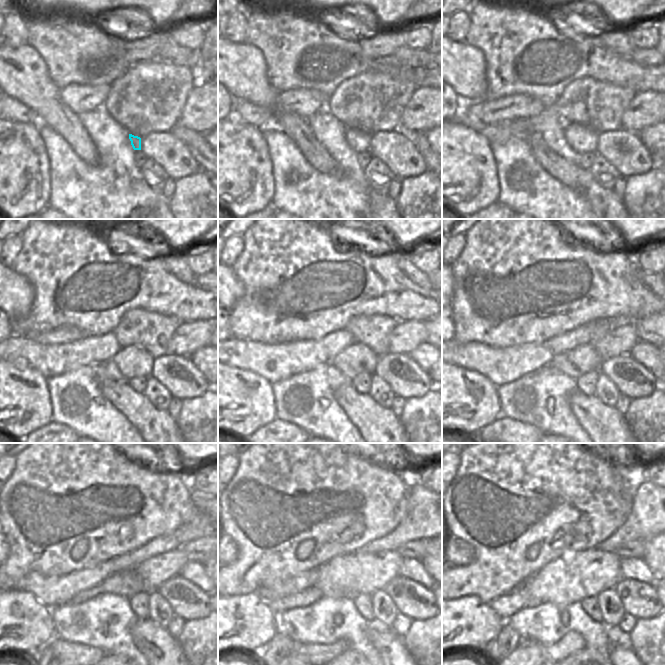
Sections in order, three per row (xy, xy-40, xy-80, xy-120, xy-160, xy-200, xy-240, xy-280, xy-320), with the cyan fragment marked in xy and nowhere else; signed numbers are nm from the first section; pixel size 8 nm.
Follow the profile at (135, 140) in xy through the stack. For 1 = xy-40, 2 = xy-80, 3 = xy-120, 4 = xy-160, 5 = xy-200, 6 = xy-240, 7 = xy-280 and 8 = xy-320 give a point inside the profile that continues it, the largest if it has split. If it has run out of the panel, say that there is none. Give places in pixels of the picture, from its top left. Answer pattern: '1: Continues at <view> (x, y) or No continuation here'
1: Continues at xy-40 (359, 141)
2: Continues at xy-80 (582, 139)
3: Continues at xy-120 (132, 361)
4: Continues at xy-160 (357, 358)
5: Continues at xy-200 (576, 362)
6: Continues at xy-240 (127, 584)
7: Continues at xy-280 (306, 597)
8: Continues at xy-320 (505, 606)

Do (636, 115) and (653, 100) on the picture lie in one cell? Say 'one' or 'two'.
one

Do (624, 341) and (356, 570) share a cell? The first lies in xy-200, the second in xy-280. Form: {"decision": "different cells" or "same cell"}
{"decision": "same cell"}

